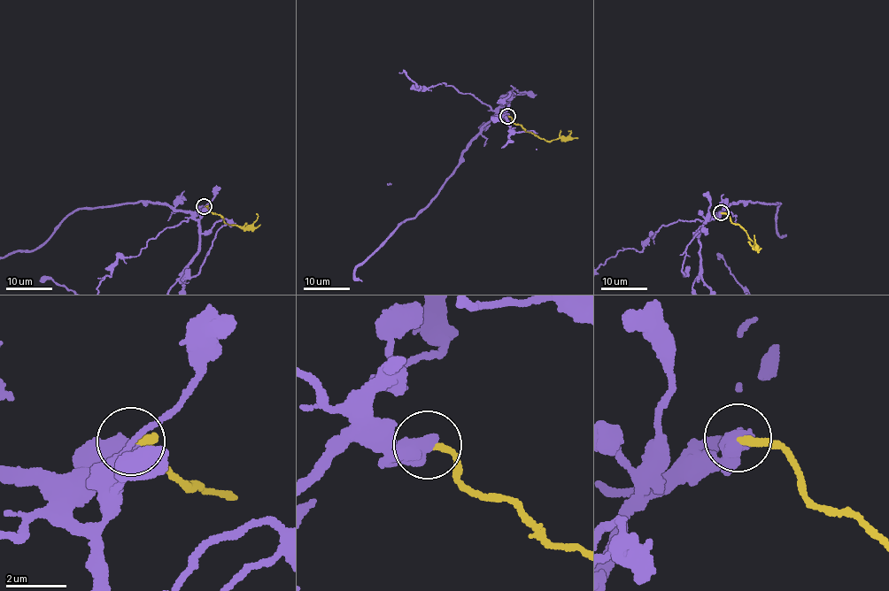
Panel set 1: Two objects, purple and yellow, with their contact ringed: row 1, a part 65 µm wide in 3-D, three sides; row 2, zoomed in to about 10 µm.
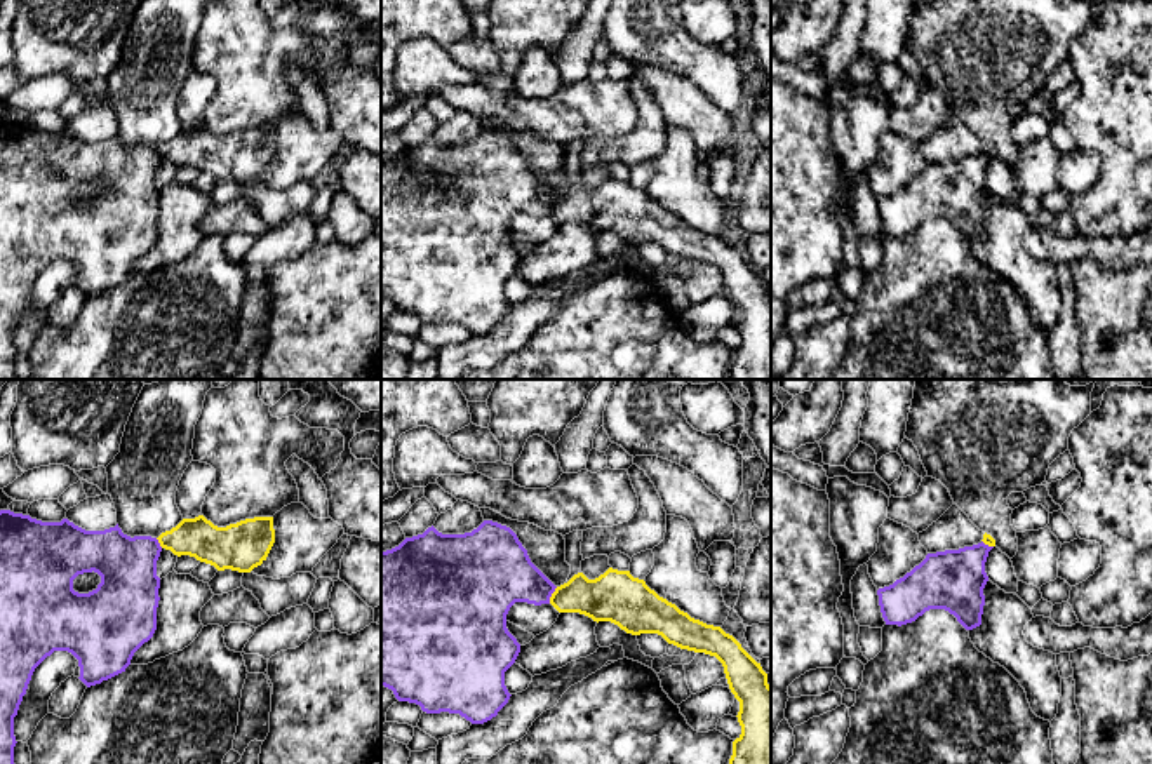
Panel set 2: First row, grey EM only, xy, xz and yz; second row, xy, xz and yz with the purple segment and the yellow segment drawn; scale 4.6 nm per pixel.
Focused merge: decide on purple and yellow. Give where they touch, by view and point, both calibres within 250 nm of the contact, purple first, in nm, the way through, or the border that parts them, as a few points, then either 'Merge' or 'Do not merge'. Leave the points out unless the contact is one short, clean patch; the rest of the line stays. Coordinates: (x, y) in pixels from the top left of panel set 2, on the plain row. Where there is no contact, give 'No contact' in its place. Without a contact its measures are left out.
Touches purple at xz (550, 206). Thickness 300 nm (purple) against 200 nm. Boundary: xz (557, 197), (549, 213). Do not merge

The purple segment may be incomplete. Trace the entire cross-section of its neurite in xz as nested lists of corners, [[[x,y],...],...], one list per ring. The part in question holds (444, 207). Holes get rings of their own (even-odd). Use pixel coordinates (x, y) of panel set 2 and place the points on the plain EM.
[[[484,131],[465,144],[442,144],[433,136],[381,162],[381,296],[399,312],[421,317],[426,324],[459,324],[484,334],[508,313],[505,282],[515,273],[520,254],[506,238],[515,212],[550,214],[555,195],[531,172],[517,144],[498,132]]]

